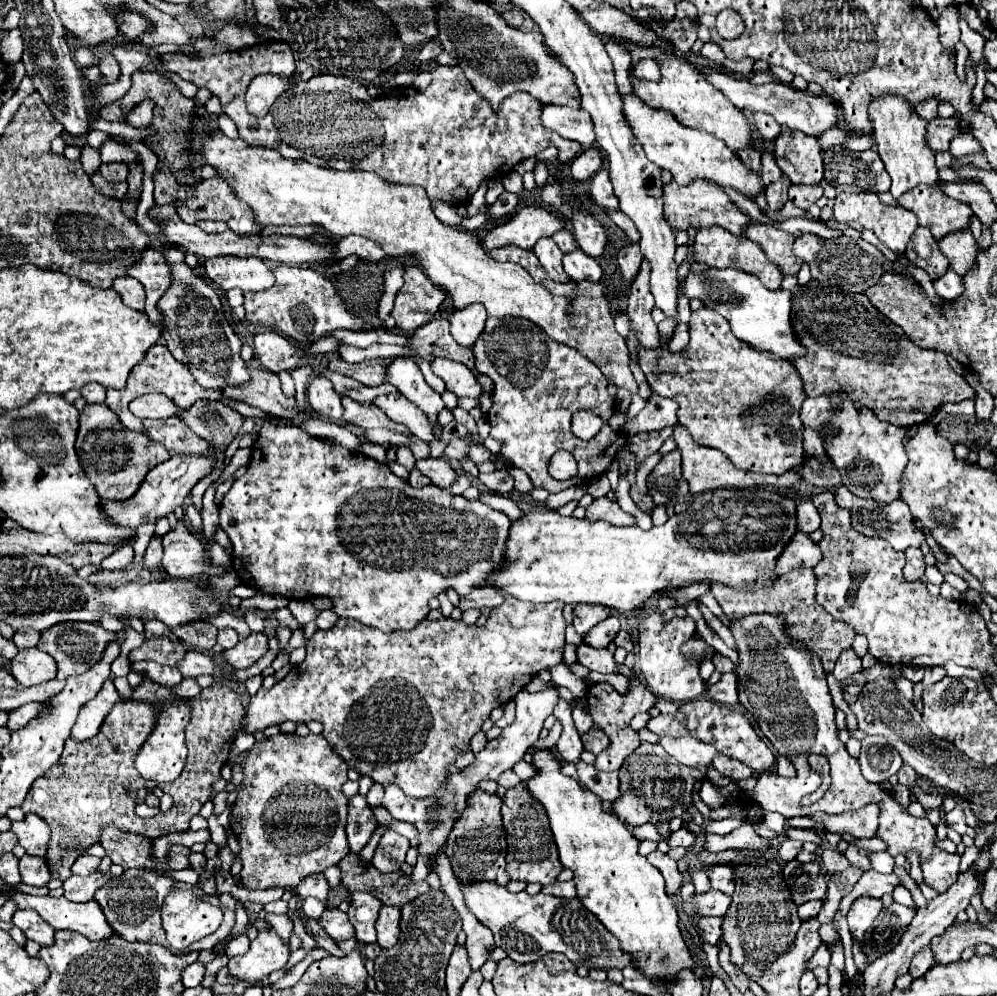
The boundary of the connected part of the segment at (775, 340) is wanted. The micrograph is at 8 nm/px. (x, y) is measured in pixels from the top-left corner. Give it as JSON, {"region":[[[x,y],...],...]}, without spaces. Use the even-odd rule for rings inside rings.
{"region":[[[710,267],[702,273],[694,273],[690,269],[682,281],[682,293],[688,299],[702,299],[704,307],[718,311],[724,319],[728,319],[732,333],[738,339],[744,339],[754,349],[770,351],[776,359],[786,361],[796,355],[804,355],[804,347],[800,347],[790,323],[790,291],[770,291],[752,273]]]}

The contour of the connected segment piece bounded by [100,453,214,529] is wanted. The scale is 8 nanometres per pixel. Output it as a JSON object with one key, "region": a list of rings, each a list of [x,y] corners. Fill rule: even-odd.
{"region":[[[214,453],[208,455],[174,455],[168,461],[156,465],[152,471],[148,471],[144,483],[132,495],[132,499],[124,501],[100,501],[100,511],[116,523],[116,527],[140,527],[144,523],[156,523],[162,517],[168,517],[178,505],[182,505],[184,497],[190,493],[190,489],[210,473],[214,465]]]}

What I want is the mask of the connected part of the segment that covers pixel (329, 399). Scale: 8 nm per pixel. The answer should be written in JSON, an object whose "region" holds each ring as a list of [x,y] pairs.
{"region":[[[322,373],[312,375],[310,385],[308,385],[308,401],[316,413],[326,415],[332,421],[338,421],[342,417],[340,395],[334,391],[332,381],[324,377]]]}

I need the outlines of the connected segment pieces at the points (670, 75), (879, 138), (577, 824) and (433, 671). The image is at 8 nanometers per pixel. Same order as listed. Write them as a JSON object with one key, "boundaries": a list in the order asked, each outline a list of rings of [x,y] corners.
{"boundaries":[[[[628,45],[628,47],[630,47],[632,61],[652,57],[652,59],[658,59],[660,69],[662,69],[662,79],[658,83],[632,79],[632,91],[636,95],[640,95],[640,99],[646,105],[650,105],[654,109],[670,111],[676,117],[676,121],[684,123],[686,127],[708,131],[710,135],[722,139],[728,147],[732,147],[732,151],[740,151],[740,149],[752,145],[752,129],[750,129],[750,123],[744,117],[744,113],[740,109],[736,109],[722,95],[722,91],[716,91],[716,87],[712,87],[700,75],[700,71],[694,65],[690,65],[680,55],[668,55],[668,53],[664,53],[662,49],[656,49],[656,47],[638,47],[638,45]]],[[[894,95],[882,97],[870,105],[870,119],[874,123],[874,141],[886,171],[892,177],[890,193],[898,199],[902,193],[916,185],[938,185],[938,169],[934,165],[934,151],[926,143],[926,121],[922,121],[914,107]]],[[[534,749],[532,751],[532,767],[536,769],[536,775],[524,781],[528,785],[528,791],[532,797],[538,799],[538,803],[546,809],[550,827],[554,833],[554,841],[558,845],[560,863],[566,869],[574,871],[574,883],[578,889],[578,899],[582,905],[592,911],[612,935],[620,939],[620,947],[628,951],[636,961],[634,965],[644,971],[650,979],[676,979],[676,973],[684,967],[692,967],[694,961],[690,957],[690,951],[682,939],[682,933],[678,929],[678,913],[672,903],[672,899],[666,895],[664,877],[644,855],[638,853],[640,841],[630,833],[630,829],[612,813],[606,813],[602,809],[602,799],[596,799],[596,795],[588,789],[582,789],[580,783],[574,777],[568,777],[562,773],[562,765],[558,755],[552,749]]],[[[506,597],[504,603],[496,609],[492,609],[492,613],[486,619],[486,625],[478,627],[478,625],[466,625],[464,621],[454,621],[454,619],[438,619],[438,621],[430,621],[430,619],[422,619],[412,631],[390,631],[390,633],[382,632],[363,625],[354,619],[339,618],[336,625],[332,629],[318,629],[312,639],[306,643],[306,659],[292,669],[292,673],[288,673],[280,683],[276,683],[270,689],[260,689],[252,699],[250,705],[246,707],[244,719],[242,719],[242,731],[244,733],[256,733],[256,731],[264,731],[270,725],[280,725],[284,721],[318,721],[324,725],[324,737],[330,743],[330,747],[348,763],[348,767],[356,769],[360,775],[368,775],[372,777],[376,783],[388,785],[388,783],[396,783],[408,797],[432,797],[434,791],[442,785],[442,781],[446,779],[446,767],[454,763],[456,755],[464,753],[470,749],[470,739],[482,729],[482,723],[490,717],[490,711],[494,707],[500,707],[504,703],[508,703],[526,683],[532,681],[532,677],[536,673],[540,673],[546,667],[554,667],[558,663],[562,663],[562,651],[564,651],[564,617],[562,617],[562,607],[564,603],[524,603],[520,599],[512,599]]]]}

